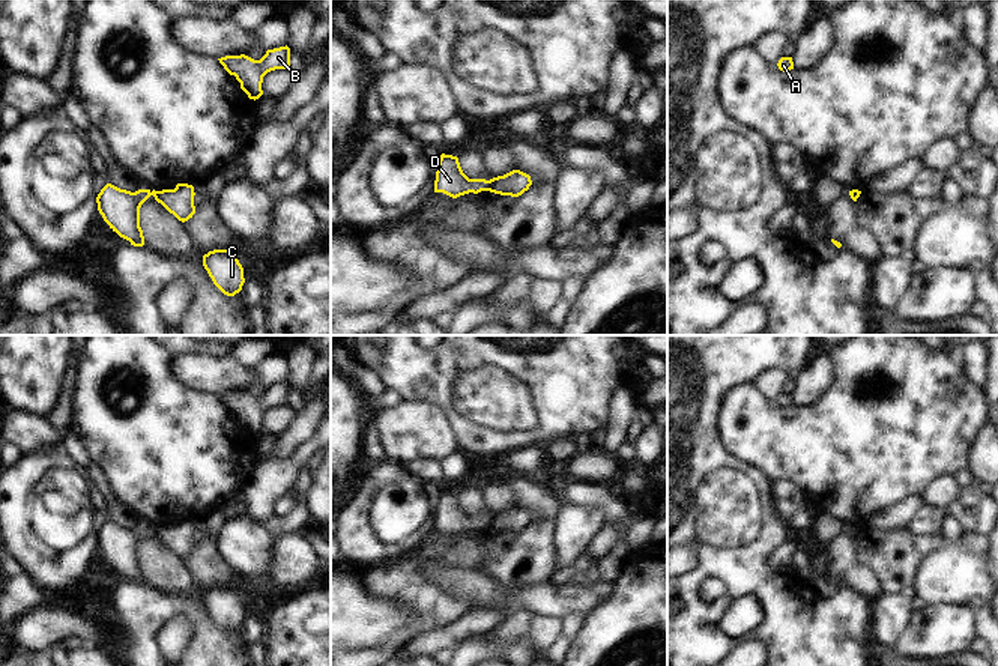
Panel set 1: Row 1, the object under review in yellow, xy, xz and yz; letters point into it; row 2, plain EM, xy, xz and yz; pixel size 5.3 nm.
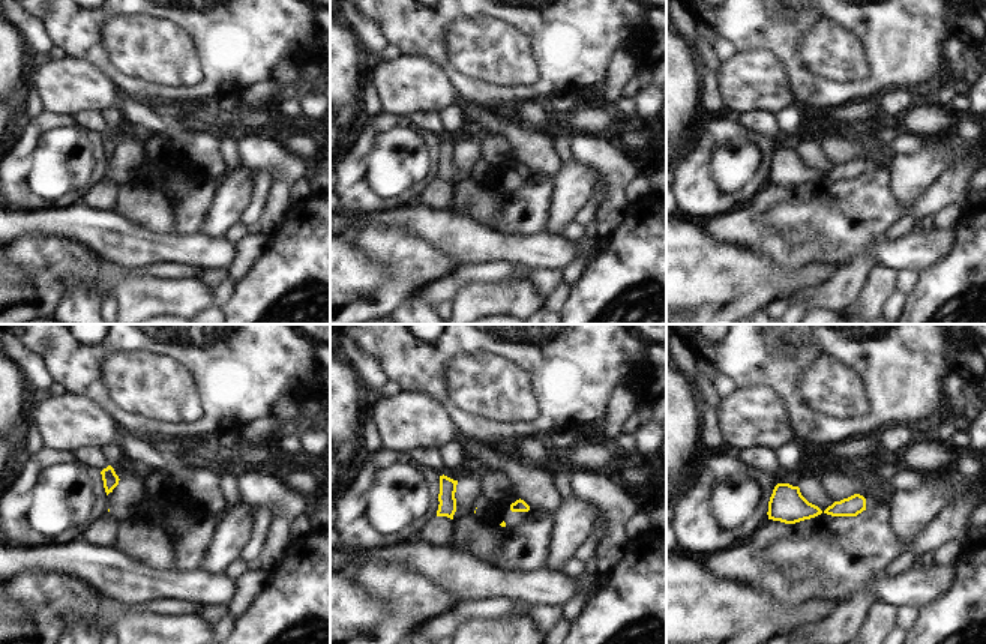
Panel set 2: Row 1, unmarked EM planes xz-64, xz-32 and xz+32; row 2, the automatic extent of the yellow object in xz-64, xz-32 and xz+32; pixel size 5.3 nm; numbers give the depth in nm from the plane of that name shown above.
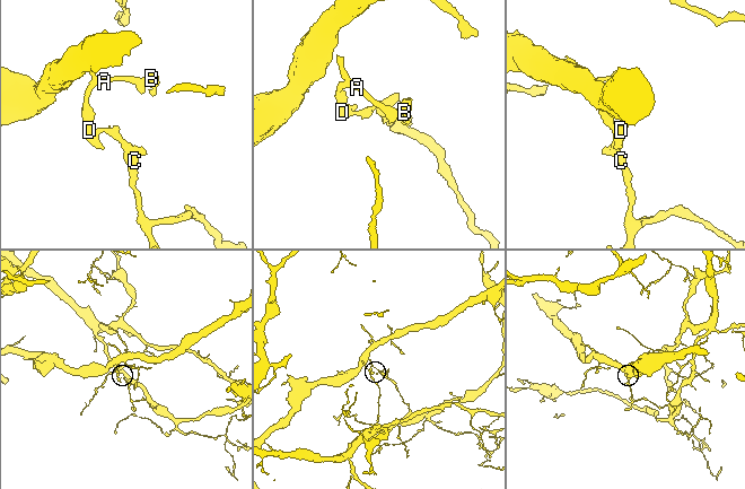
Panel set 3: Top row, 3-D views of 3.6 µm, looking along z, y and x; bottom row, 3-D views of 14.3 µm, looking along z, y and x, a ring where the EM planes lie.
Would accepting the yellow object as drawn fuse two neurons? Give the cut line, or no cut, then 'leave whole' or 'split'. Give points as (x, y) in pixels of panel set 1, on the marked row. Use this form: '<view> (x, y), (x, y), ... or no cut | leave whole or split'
xz (489, 181), (486, 190) | split

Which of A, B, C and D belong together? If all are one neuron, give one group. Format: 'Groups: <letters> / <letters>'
Groups: A B D / C.

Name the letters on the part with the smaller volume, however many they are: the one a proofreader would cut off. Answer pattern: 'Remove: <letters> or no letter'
Remove: A, B, D

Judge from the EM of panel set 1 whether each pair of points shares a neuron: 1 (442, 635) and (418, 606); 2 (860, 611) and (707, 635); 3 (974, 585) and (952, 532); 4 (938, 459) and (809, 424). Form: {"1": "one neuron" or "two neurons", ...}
{"1": "two neurons", "2": "one neuron", "3": "two neurons", "4": "one neuron"}

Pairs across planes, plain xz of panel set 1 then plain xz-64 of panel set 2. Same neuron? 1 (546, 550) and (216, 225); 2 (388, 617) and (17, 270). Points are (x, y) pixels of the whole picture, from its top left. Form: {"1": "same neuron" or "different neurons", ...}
{"1": "different neurons", "2": "same neuron"}

